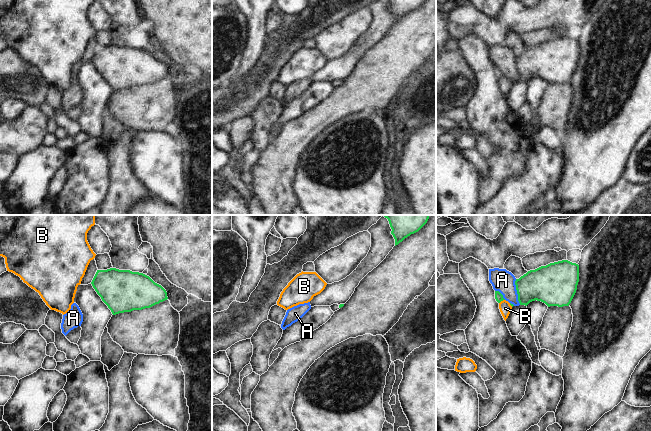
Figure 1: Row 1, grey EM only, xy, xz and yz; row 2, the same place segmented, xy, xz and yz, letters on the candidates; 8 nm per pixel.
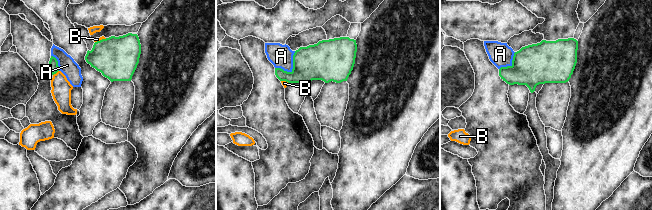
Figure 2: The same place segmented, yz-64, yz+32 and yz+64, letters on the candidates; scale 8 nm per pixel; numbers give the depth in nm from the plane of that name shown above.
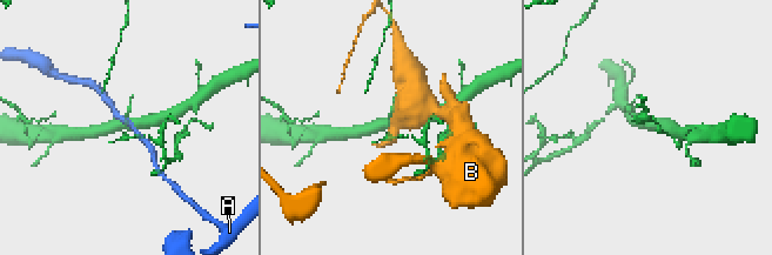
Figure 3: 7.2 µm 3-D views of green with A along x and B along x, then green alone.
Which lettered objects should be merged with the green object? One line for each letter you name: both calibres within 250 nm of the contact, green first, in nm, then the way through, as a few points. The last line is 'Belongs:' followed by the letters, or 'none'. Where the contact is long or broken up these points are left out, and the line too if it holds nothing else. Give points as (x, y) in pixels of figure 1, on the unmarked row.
Belongs: none.

